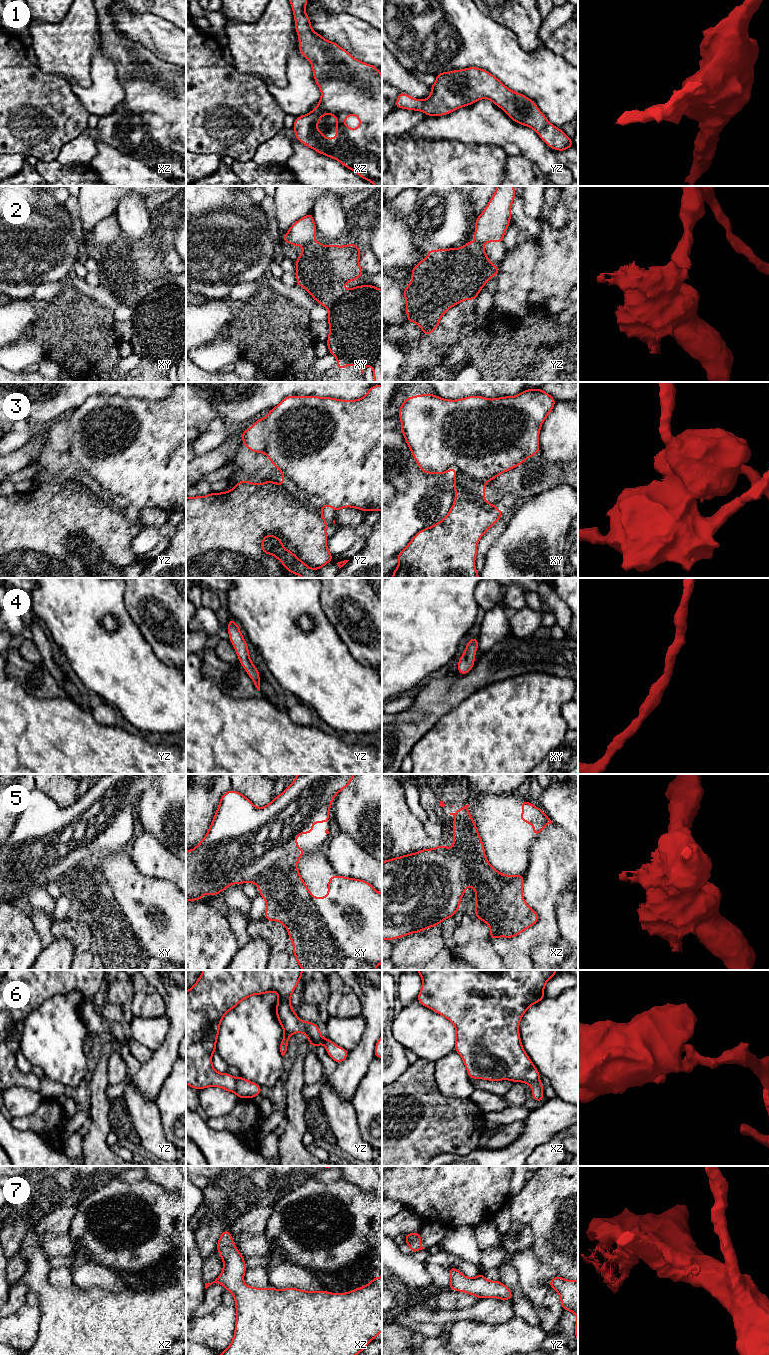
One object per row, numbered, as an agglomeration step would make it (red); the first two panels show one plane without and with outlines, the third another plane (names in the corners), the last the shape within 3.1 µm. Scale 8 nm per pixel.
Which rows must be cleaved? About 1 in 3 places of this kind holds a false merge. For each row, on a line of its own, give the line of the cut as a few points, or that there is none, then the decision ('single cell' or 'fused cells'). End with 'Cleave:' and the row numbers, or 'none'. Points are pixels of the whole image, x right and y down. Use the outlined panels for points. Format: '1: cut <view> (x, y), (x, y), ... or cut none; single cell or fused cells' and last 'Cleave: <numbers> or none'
1: cut none; single cell
2: cut xy (311, 241), (303, 245); fused cells
3: cut yz (263, 483), (278, 491), (295, 495), (305, 507), (320, 508); fused cells
4: cut none; single cell
5: cut xy (299, 856), (286, 858), (280, 865), (265, 867), (254, 883); fused cells
6: cut none; single cell
7: cut none; single cell
Cleave: 2, 3, 5

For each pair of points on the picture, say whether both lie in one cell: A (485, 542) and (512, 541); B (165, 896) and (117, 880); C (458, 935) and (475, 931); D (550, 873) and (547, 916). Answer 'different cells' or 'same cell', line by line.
A: different cells
B: same cell
C: same cell
D: same cell

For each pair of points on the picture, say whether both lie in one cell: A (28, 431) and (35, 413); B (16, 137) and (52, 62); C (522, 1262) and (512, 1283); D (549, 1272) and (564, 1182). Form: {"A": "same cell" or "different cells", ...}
{"A": "different cells", "B": "different cells", "C": "different cells", "D": "different cells"}

